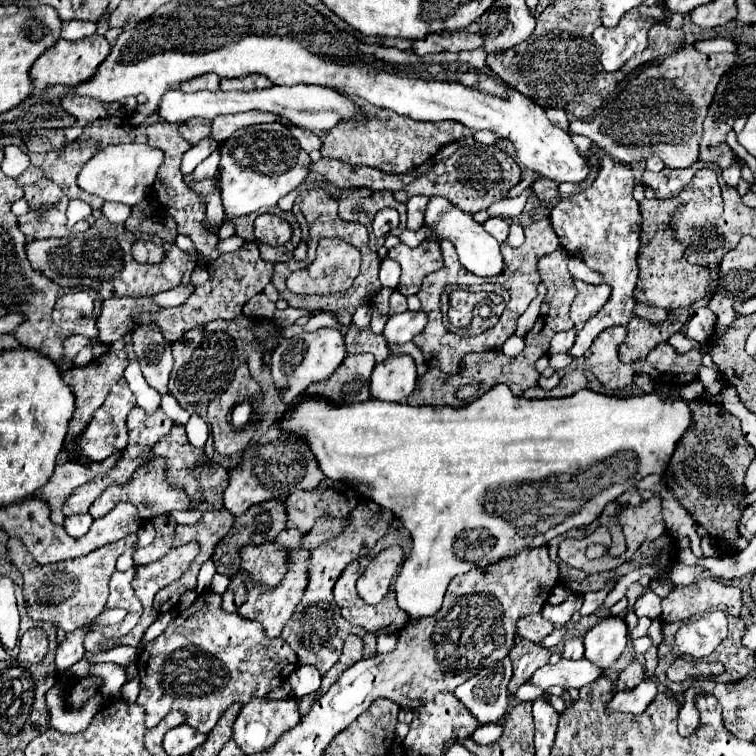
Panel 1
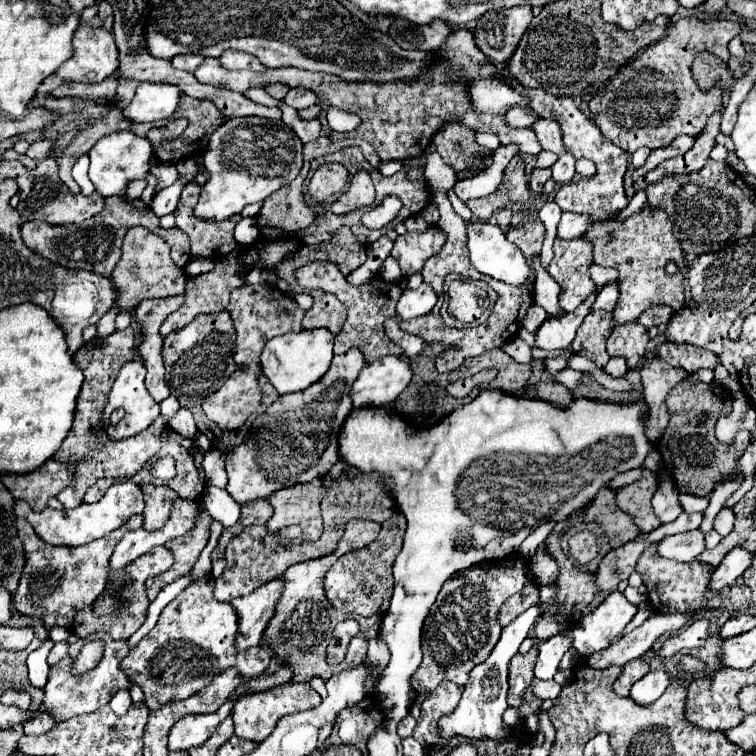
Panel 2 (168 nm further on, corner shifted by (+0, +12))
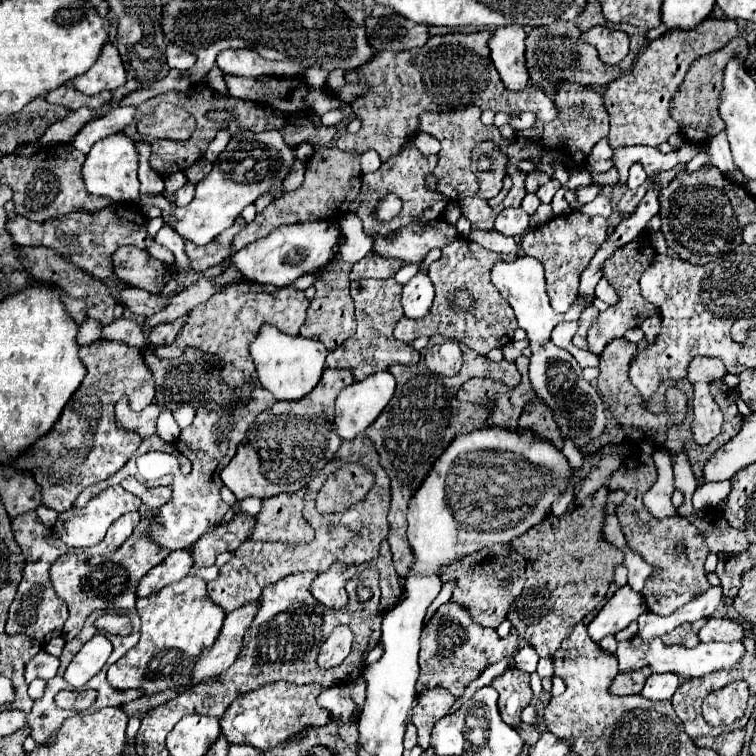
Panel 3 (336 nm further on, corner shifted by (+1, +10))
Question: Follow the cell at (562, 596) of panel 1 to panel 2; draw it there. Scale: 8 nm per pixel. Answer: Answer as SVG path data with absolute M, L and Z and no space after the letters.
M545 584L545 586L539 586L539 590L541 590L541 606L525 610L507 628L503 628L503 634L501 634L497 646L493 648L493 652L489 654L489 658L485 662L477 664L477 668L473 668L473 672L469 672L469 680L463 688L463 698L461 698L459 706L455 708L453 714L443 716L439 720L441 742L435 746L435 750L441 750L445 746L445 742L455 734L465 736L465 738L495 738L495 740L503 740L511 734L511 728L505 726L501 720L503 712L509 706L507 704L507 690L509 690L507 666L509 666L509 660L517 654L521 642L527 638L527 634L533 628L533 624L537 622L537 618L541 616L541 612L545 612L545 606L553 606L555 596L557 596L557 584Z

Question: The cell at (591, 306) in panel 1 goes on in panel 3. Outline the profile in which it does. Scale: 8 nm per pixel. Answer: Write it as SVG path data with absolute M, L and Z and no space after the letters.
M566 212L560 216L554 216L550 222L530 228L520 242L520 250L524 256L538 258L544 264L546 270L546 286L548 286L548 296L550 304L556 312L566 312L576 294L578 294L578 282L582 270L590 264L592 254L602 246L606 240L606 230L608 230L608 220L594 216L588 218L582 212Z

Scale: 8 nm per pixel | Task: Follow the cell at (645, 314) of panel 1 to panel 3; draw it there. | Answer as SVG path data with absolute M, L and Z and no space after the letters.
M652 316L648 318L644 324L642 324L642 330L644 330L644 338L648 344L656 342L658 334L660 334L660 316Z

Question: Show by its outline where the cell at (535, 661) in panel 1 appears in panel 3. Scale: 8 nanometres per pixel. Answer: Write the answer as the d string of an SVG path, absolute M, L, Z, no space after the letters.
M508 668L502 676L492 680L492 688L498 690L498 710L502 720L512 728L520 728L520 714L532 700L530 676L518 668Z

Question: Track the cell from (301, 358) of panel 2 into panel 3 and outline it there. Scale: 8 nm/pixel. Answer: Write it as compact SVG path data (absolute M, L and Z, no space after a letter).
M266 324L260 326L256 340L250 344L250 356L256 364L256 374L264 390L274 394L276 400L300 400L308 396L316 388L316 384L322 378L324 372L324 360L326 360L326 346L320 340L308 340L302 336L288 336L280 332L278 328Z

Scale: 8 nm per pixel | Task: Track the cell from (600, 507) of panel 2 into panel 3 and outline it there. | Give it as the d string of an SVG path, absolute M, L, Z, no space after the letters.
M588 500L572 504L560 518L548 514L538 526L532 526L510 542L526 558L526 584L522 594L512 602L506 618L540 658L552 658L562 640L572 632L572 626L604 600L614 566L622 564L622 552L602 540L602 526L604 506Z

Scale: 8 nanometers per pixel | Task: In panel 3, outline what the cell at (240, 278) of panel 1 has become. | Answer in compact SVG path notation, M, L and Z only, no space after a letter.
M182 316L182 318L176 318L174 322L162 322L162 324L154 326L154 328L150 330L150 334L148 334L148 342L150 342L152 346L168 346L168 344L172 344L174 338L176 338L176 334L178 334L180 328L184 326L186 318L188 318L188 316Z

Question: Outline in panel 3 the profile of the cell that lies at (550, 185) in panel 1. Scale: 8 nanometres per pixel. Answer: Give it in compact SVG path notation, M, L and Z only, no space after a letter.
M534 170L534 172L530 172L530 174L526 176L526 192L536 192L538 186L546 184L548 180L550 180L550 178L548 178L542 170Z

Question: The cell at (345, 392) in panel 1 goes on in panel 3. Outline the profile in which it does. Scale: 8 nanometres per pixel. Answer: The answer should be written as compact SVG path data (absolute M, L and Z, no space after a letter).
M326 368L322 374L322 380L318 386L302 400L296 402L276 402L270 410L264 410L250 428L250 434L244 438L244 442L238 446L236 456L230 460L230 464L222 470L222 482L236 494L238 500L256 496L256 498L270 498L280 492L296 492L300 488L306 488L308 482L326 466L328 460L334 458L336 450L340 448L342 440L336 436L336 426L332 422L334 418L334 400L342 388L352 384L354 378L348 370L332 370Z

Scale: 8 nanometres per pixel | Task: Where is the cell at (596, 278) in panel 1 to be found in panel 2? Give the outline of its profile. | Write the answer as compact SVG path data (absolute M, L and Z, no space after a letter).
M591 264L589 270L591 270L591 278L597 284L597 288L603 288L607 282L617 280L617 270L613 270L613 268L605 268L605 266L599 266L599 264Z

